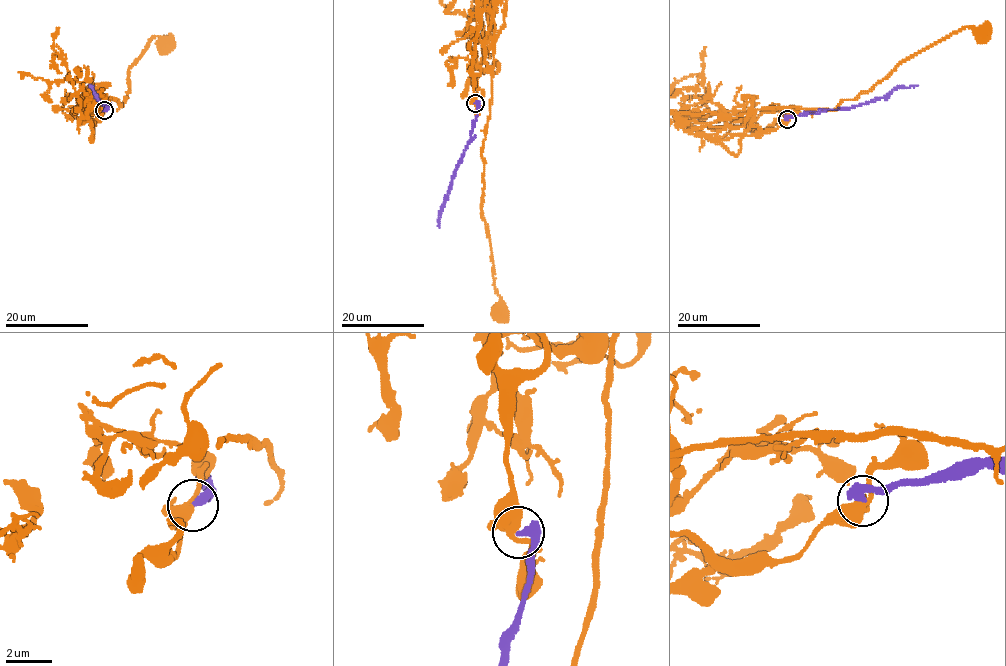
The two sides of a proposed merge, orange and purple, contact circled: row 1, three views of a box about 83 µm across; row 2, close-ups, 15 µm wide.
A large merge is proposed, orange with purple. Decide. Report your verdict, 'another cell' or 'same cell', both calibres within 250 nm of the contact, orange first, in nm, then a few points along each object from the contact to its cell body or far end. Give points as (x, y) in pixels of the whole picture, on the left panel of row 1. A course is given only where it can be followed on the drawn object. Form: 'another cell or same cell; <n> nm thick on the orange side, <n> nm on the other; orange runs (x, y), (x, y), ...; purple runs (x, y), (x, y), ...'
another cell; 360 nm thick on the orange side, 400 nm on the other; orange runs (104, 110), (98, 119), (99, 102), (110, 98), (122, 106), (127, 98), (130, 67), (149, 41), (165, 43); purple runs (104, 110), (107, 105), (101, 103), (91, 87), (94, 85)

